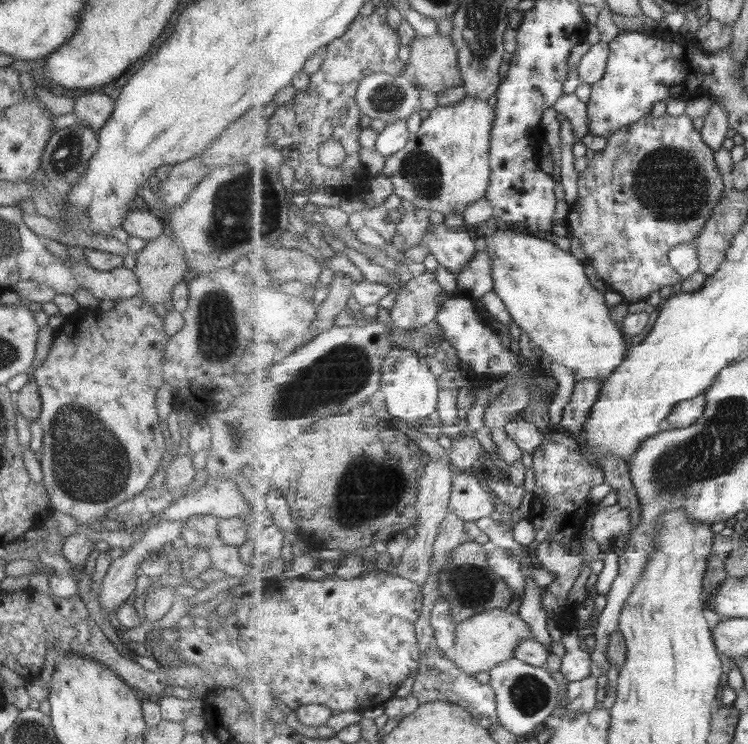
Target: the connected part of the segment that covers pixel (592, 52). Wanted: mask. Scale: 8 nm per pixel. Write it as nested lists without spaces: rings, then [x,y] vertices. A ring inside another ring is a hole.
[[[599,41],[591,46],[577,67],[579,81],[589,85],[599,82],[607,72],[610,52],[610,43],[607,42]]]

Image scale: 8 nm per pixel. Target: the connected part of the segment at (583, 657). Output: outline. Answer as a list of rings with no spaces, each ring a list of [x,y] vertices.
[[[578,629],[563,632],[561,641],[566,646],[566,655],[562,658],[561,672],[569,682],[585,680],[592,676],[593,657],[591,652],[581,648],[582,640]]]

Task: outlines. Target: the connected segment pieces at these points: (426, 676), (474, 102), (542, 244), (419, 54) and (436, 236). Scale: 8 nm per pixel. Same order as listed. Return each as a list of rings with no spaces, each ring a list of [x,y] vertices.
[[[432,642],[426,653],[421,655],[420,669],[413,679],[414,684],[410,694],[417,697],[422,704],[433,701],[449,701],[467,709],[484,727],[490,728],[496,722],[500,723],[498,713],[496,712],[498,709],[496,691],[493,690],[490,683],[482,684],[474,675],[465,672],[460,666],[456,665],[456,662],[450,658],[449,654],[442,653],[442,650],[435,645],[435,642]]]
[[[467,95],[459,104],[438,105],[422,121],[419,130],[412,134],[405,148],[386,158],[381,174],[392,180],[394,193],[400,199],[445,215],[463,213],[470,204],[486,196],[492,177],[492,132],[497,118],[496,107],[487,101]]]
[[[503,226],[486,237],[485,242],[485,251],[493,267],[494,292],[507,306],[517,327],[527,333],[531,344],[539,346],[545,360],[570,369],[576,381],[605,380],[613,376],[615,370],[626,361],[630,344],[625,341],[621,324],[611,320],[606,294],[595,290],[580,259],[549,240]]]
[[[417,35],[410,44],[409,64],[415,70],[417,84],[436,95],[464,84],[458,48],[452,35]]]
[[[444,223],[430,225],[420,244],[427,246],[430,254],[455,276],[477,252],[475,240],[469,236],[468,230],[449,227]]]

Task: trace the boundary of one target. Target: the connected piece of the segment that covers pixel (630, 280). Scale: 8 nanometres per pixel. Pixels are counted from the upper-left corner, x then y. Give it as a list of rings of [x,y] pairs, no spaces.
[[[685,112],[678,117],[667,114],[659,117],[647,115],[645,118],[639,120],[639,122],[618,130],[613,136],[607,139],[605,148],[598,151],[596,155],[589,160],[587,168],[580,172],[579,186],[579,200],[569,206],[569,213],[566,217],[570,225],[572,236],[575,235],[582,240],[587,256],[589,256],[591,264],[597,268],[599,276],[601,276],[615,292],[619,293],[623,301],[627,304],[645,301],[653,292],[658,292],[661,288],[666,286],[677,290],[683,278],[672,265],[669,251],[674,246],[686,243],[687,241],[693,241],[699,236],[706,222],[711,218],[713,209],[719,204],[720,198],[723,196],[723,191],[726,189],[723,175],[719,172],[717,162],[715,162],[715,151],[704,141],[702,132],[695,128],[692,118]]]

